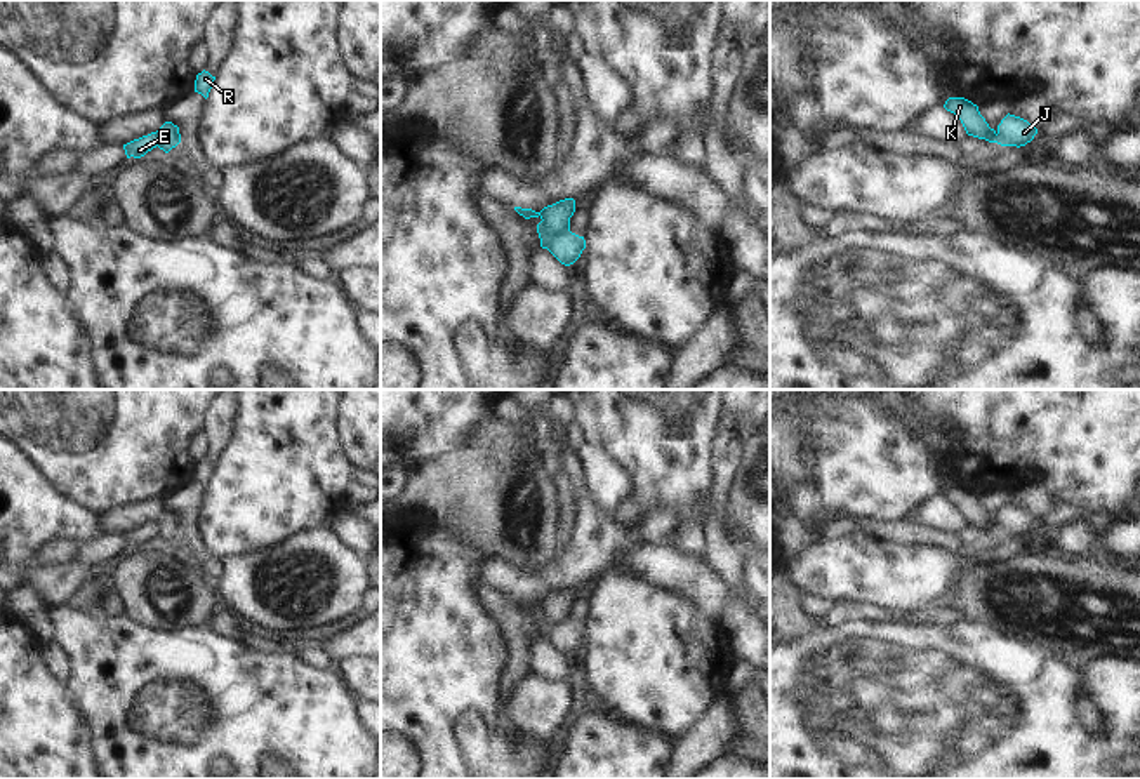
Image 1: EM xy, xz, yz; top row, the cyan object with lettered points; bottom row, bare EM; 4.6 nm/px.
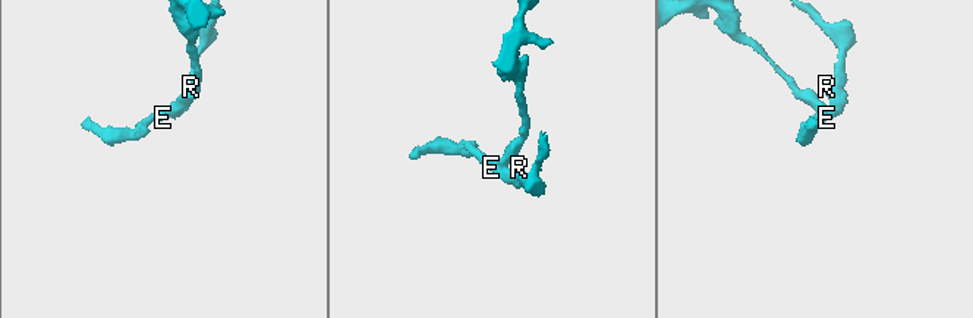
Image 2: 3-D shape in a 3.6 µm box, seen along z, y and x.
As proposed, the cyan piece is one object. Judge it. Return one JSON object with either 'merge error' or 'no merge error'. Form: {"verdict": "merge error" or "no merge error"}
{"verdict": "merge error"}

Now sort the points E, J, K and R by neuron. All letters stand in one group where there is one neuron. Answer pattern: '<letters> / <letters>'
E J R / K

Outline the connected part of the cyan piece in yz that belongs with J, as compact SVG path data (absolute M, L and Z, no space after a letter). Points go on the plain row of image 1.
M1010 503L998 515L998 525L1001 527L1003 536L1025 536L1036 523L1037 518L1032 513Z

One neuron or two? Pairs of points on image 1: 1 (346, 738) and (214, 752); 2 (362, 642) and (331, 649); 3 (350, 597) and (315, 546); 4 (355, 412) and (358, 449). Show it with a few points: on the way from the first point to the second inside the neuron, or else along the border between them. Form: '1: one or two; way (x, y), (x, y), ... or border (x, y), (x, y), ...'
1: one; way (313, 738), (247, 738)
2: one; way (355, 642), (338, 649)
3: one; way (338, 583), (338, 572), (329, 557)
4: one; way (362, 421), (362, 440)

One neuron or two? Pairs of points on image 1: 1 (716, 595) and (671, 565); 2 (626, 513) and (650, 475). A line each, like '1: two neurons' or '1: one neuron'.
1: one neuron
2: two neurons

